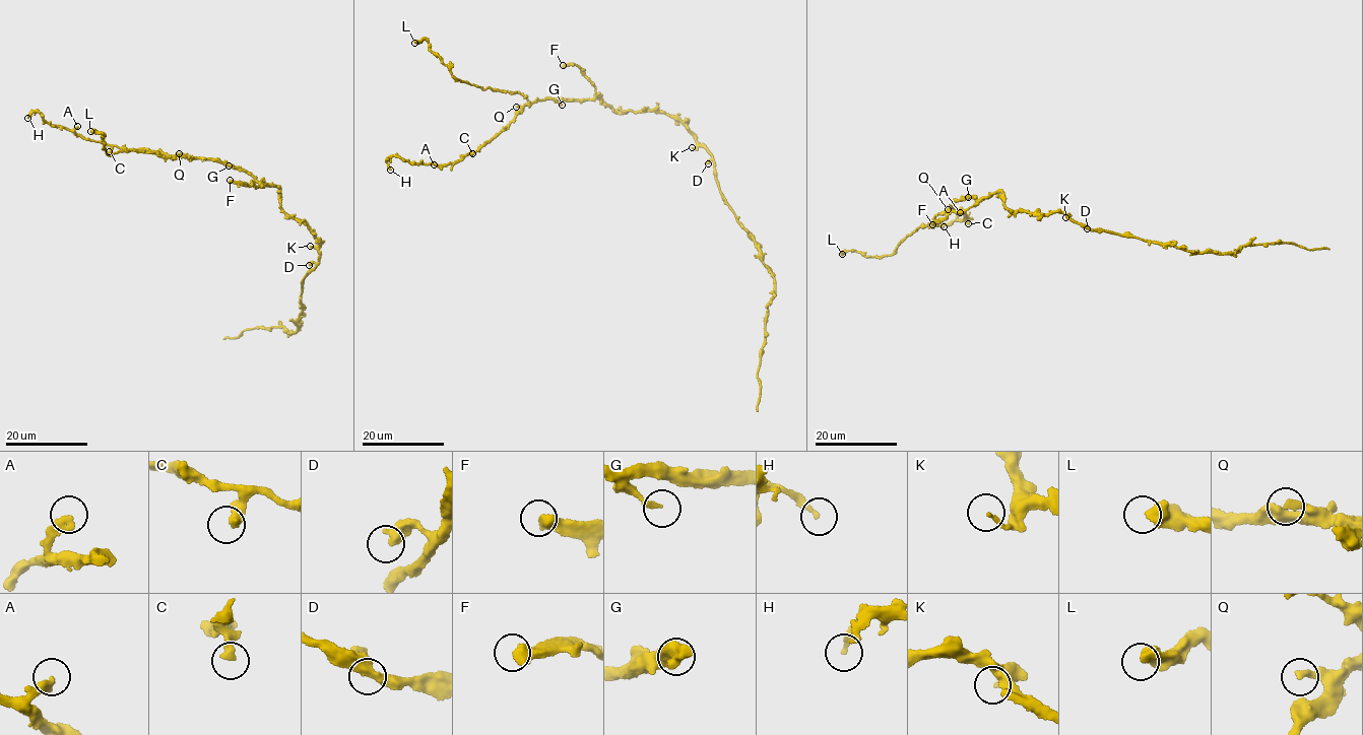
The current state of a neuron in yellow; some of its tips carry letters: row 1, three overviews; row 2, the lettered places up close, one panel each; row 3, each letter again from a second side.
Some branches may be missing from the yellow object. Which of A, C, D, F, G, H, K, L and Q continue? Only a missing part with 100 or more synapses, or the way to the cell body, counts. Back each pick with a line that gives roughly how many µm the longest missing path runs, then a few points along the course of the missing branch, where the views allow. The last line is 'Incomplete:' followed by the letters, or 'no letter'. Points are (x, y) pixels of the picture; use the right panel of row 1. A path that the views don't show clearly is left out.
Incomplete: no letter

